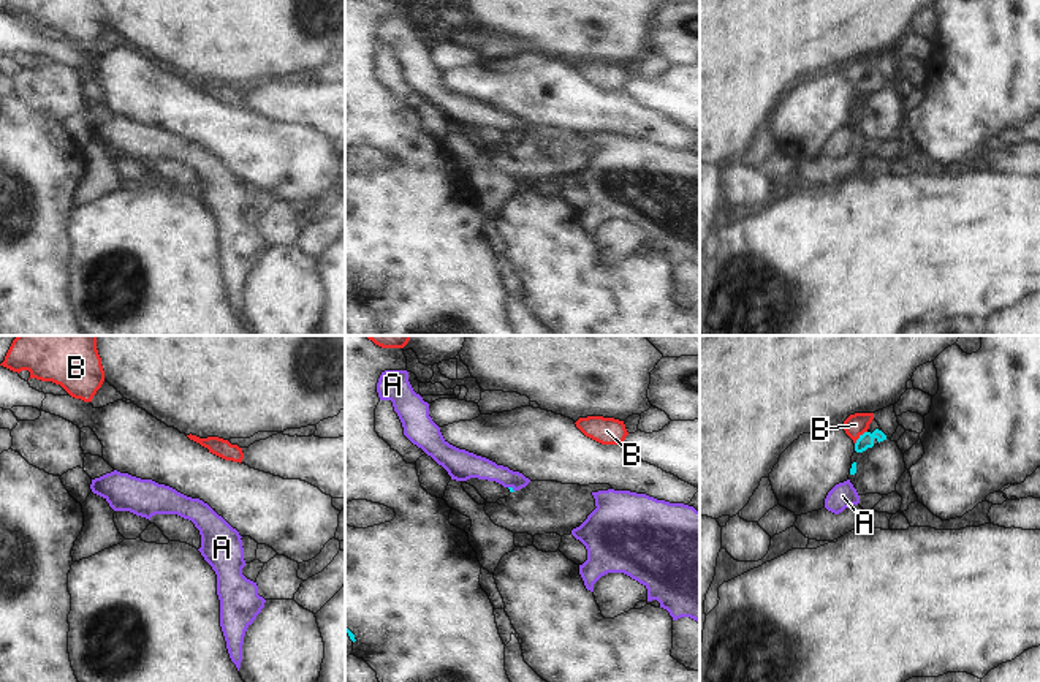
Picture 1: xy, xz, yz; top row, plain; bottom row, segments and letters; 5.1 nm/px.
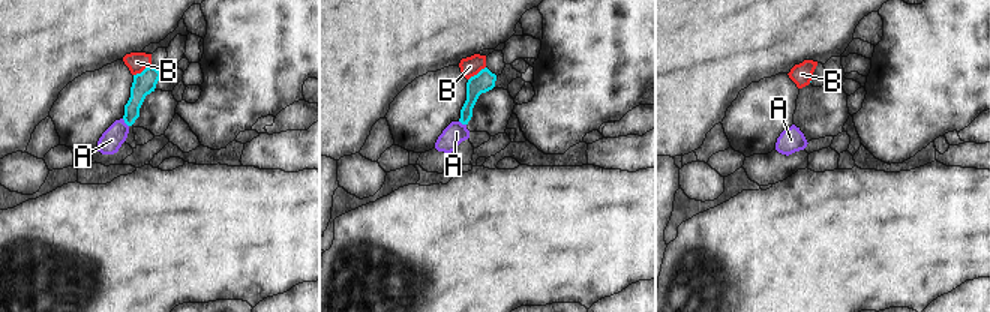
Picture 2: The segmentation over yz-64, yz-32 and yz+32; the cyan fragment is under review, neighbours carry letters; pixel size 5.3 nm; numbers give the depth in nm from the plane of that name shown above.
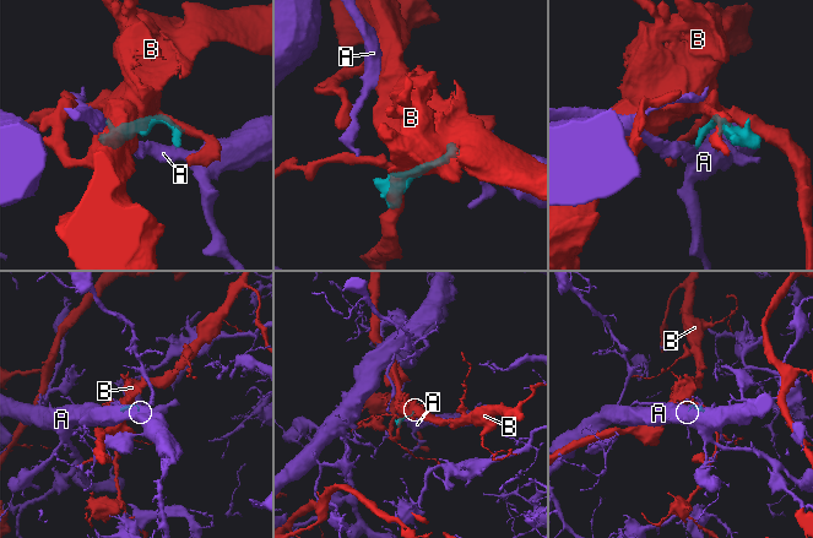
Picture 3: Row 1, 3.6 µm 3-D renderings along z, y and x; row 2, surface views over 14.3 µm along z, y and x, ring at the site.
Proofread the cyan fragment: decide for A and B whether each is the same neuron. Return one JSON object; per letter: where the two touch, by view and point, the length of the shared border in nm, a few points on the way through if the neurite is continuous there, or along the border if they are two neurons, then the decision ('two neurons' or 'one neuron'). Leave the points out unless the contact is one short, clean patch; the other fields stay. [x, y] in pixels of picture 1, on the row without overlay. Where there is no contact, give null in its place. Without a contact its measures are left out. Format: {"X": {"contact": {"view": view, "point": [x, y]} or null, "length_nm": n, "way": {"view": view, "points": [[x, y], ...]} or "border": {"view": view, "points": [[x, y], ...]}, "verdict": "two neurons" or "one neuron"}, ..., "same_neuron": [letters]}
{"A": {"contact": {"view": "xz", "point": [512, 135]}, "length_nm": 40, "border": {"view": "xz", "points": [[508, 132], [513, 136]]}, "verdict": "two neurons"}, "B": {"contact": {"view": "yz", "point": [860, 83]}, "length_nm": 90, "verdict": "two neurons"}, "same_neuron": []}

